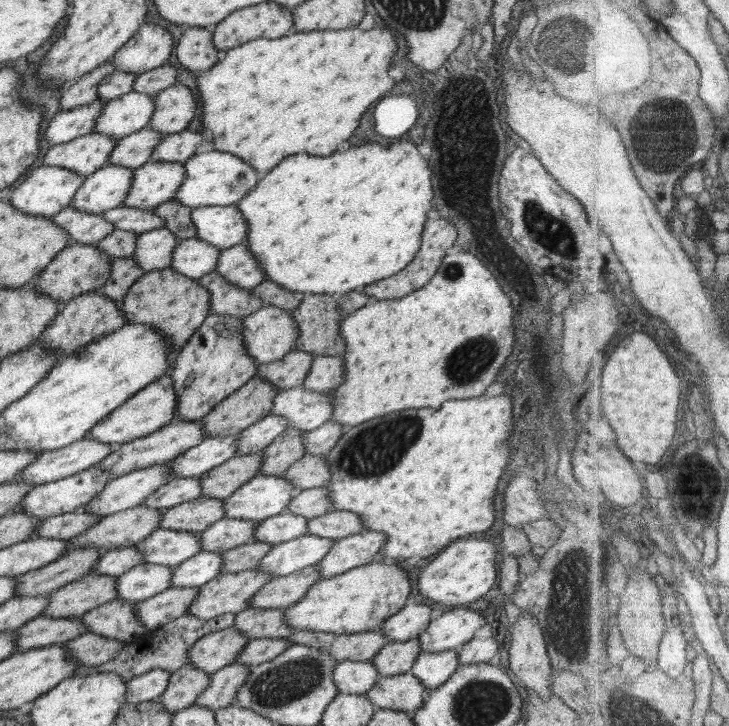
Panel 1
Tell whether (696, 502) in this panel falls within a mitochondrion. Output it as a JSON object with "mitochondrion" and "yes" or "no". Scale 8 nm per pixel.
{"mitochondrion":"yes"}

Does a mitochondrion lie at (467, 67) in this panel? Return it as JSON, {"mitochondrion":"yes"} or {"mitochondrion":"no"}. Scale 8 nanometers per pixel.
{"mitochondrion":"no"}

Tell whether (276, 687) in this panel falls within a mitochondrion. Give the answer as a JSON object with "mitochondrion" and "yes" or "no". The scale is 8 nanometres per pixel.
{"mitochondrion":"yes"}

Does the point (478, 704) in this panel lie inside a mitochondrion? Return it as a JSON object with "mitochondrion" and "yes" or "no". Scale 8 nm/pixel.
{"mitochondrion":"yes"}

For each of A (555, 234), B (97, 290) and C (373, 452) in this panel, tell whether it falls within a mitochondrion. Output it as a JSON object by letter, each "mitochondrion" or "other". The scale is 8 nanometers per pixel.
{"A":"mitochondrion","B":"other","C":"mitochondrion"}

